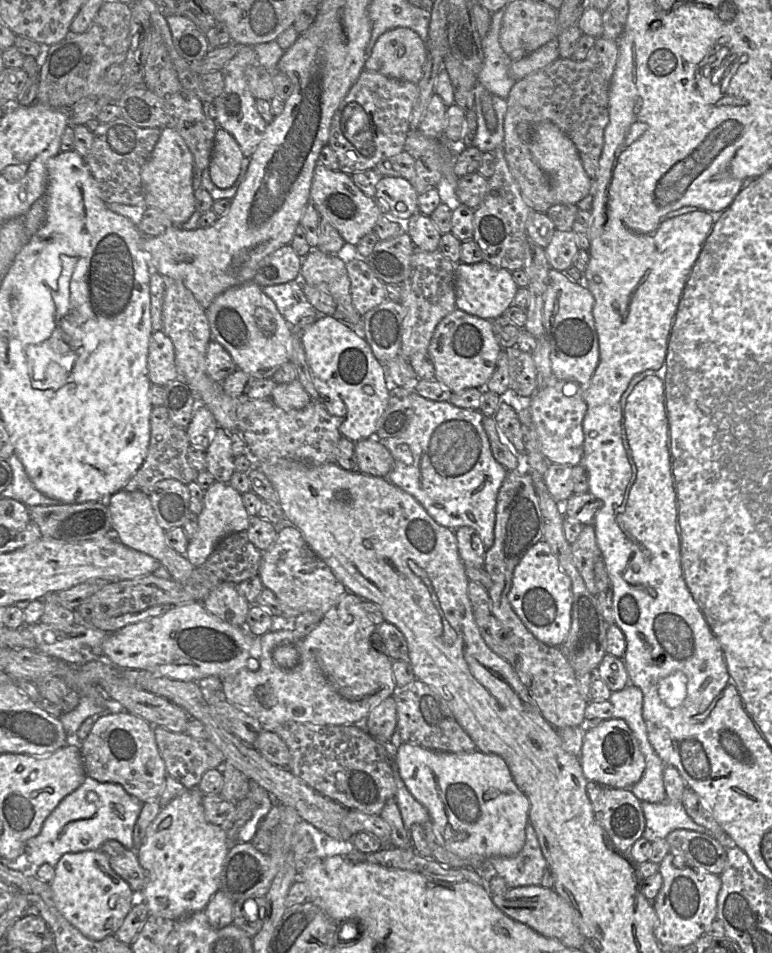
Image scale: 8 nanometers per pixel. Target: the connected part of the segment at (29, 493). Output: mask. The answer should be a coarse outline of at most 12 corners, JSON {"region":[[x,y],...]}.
{"region":[[14,453],[13,478],[2,496],[27,507],[62,504],[34,487]]}

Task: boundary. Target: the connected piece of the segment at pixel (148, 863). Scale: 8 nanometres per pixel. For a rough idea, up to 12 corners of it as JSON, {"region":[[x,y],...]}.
{"region":[[198,788],[163,806],[137,851],[149,915],[203,911],[232,844]]}

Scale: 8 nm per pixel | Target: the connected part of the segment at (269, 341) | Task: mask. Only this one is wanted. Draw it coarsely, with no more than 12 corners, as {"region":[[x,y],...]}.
{"region":[[254,281],[205,313],[237,369],[271,378],[293,328]]}

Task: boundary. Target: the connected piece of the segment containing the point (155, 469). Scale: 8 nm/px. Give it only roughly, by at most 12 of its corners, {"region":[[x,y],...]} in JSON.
{"region":[[163,405],[150,414],[147,456],[123,489],[197,481],[186,429]]}

